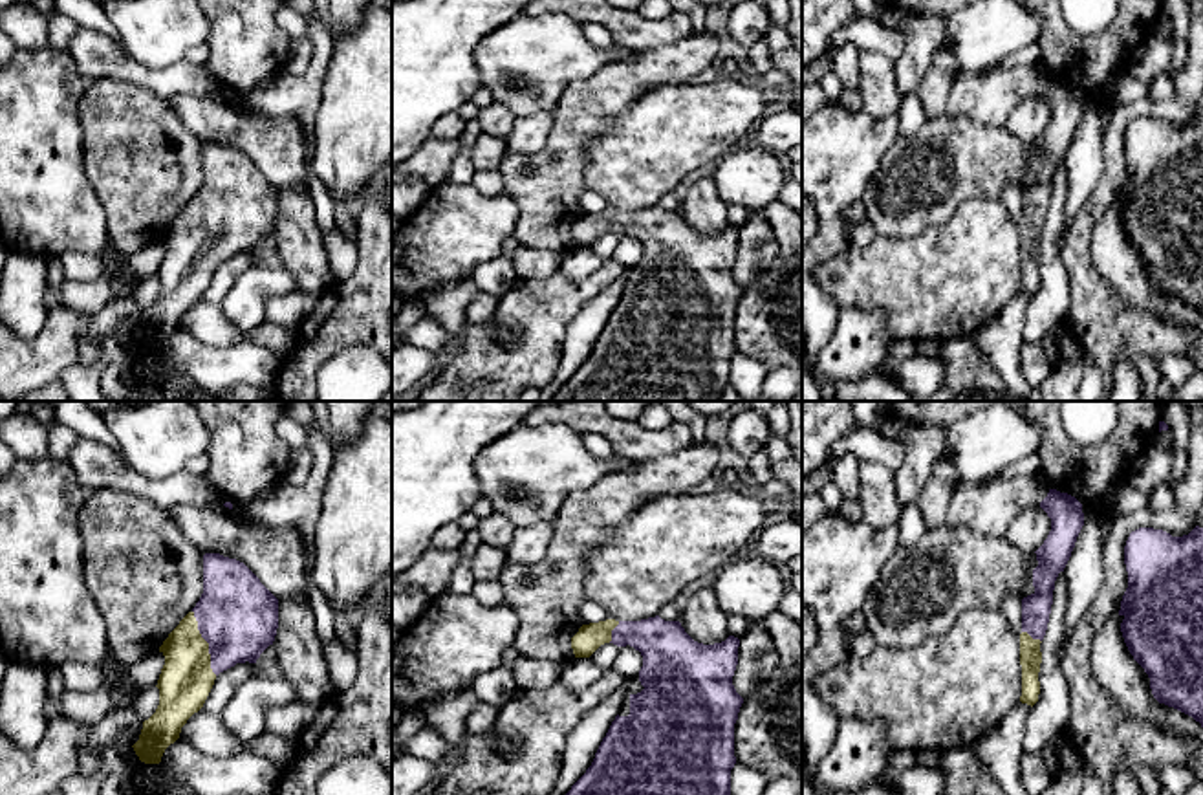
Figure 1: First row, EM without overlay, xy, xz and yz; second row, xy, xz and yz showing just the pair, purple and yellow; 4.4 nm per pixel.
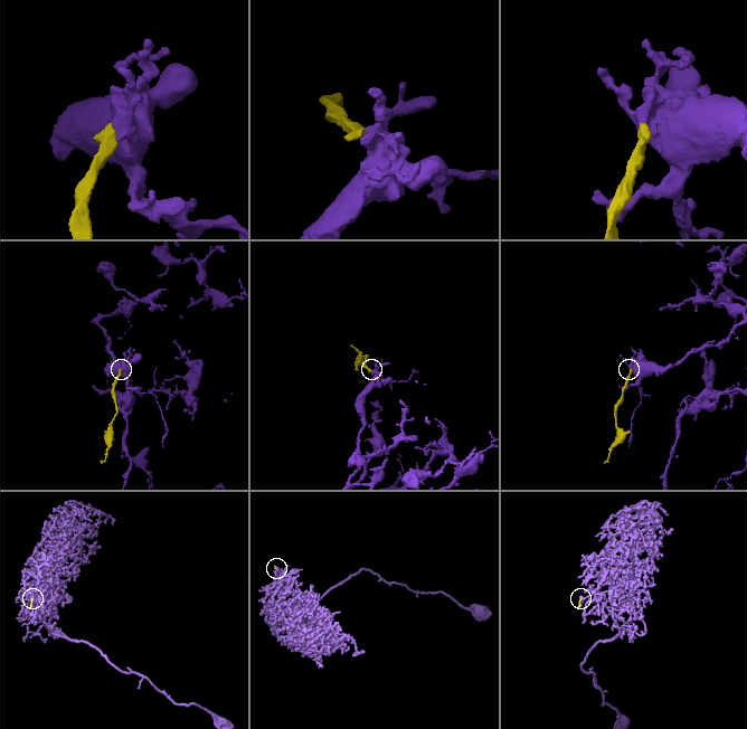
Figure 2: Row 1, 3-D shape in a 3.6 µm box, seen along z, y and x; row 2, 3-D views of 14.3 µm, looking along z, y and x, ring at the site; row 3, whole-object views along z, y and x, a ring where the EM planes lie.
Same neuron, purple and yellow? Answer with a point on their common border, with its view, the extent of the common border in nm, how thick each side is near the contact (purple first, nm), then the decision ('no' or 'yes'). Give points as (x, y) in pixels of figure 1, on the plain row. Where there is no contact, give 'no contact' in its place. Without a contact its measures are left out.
xy (207, 231) | 300 nm | 360/240 nm | yes

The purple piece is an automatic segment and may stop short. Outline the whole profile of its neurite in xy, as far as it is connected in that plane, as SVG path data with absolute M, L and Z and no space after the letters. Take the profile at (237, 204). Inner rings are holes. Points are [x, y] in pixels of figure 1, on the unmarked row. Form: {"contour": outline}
{"contour": "M220 143L203 145L203 183L159 236L165 245L157 278L159 295L143 311L139 330L132 335L145 354L159 354L165 339L179 328L181 317L198 302L220 262L236 253L256 253L273 234L278 218L278 189L240 150Z"}

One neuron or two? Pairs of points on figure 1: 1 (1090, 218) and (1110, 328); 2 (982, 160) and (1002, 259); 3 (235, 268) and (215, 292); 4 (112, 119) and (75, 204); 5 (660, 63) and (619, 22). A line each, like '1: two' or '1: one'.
1: one
2: two
3: one
4: two
5: two

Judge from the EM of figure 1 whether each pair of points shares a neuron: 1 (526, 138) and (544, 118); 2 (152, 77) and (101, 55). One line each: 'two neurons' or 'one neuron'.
1: one neuron
2: one neuron

